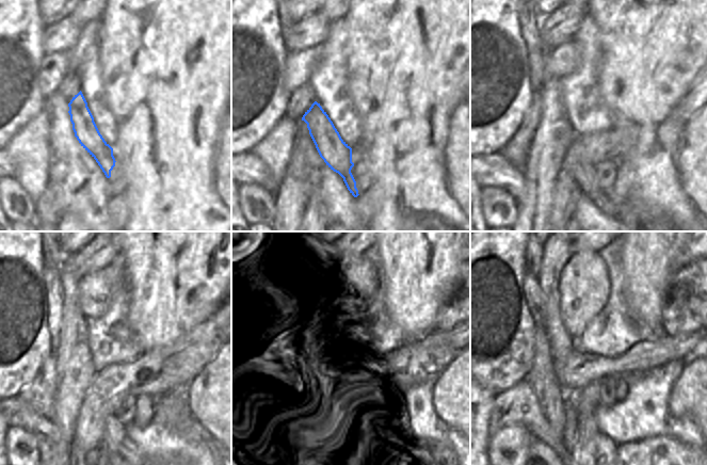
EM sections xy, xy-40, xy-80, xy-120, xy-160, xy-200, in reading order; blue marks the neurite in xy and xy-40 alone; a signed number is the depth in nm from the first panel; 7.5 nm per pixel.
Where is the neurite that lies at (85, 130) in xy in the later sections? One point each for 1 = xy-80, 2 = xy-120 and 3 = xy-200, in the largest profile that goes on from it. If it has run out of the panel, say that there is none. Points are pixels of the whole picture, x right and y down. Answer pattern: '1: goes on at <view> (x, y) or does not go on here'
1: goes on at xy-80 (584, 174)
2: goes on at xy-120 (115, 432)
3: goes on at xy-200 (606, 447)

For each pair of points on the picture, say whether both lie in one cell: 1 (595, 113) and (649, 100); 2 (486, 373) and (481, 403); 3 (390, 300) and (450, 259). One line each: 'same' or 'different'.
1: different
2: different
3: same

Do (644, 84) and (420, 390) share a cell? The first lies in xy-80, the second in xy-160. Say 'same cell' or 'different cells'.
different cells

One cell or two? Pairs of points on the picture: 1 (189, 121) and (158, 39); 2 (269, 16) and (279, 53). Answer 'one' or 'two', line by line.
1: one
2: one

